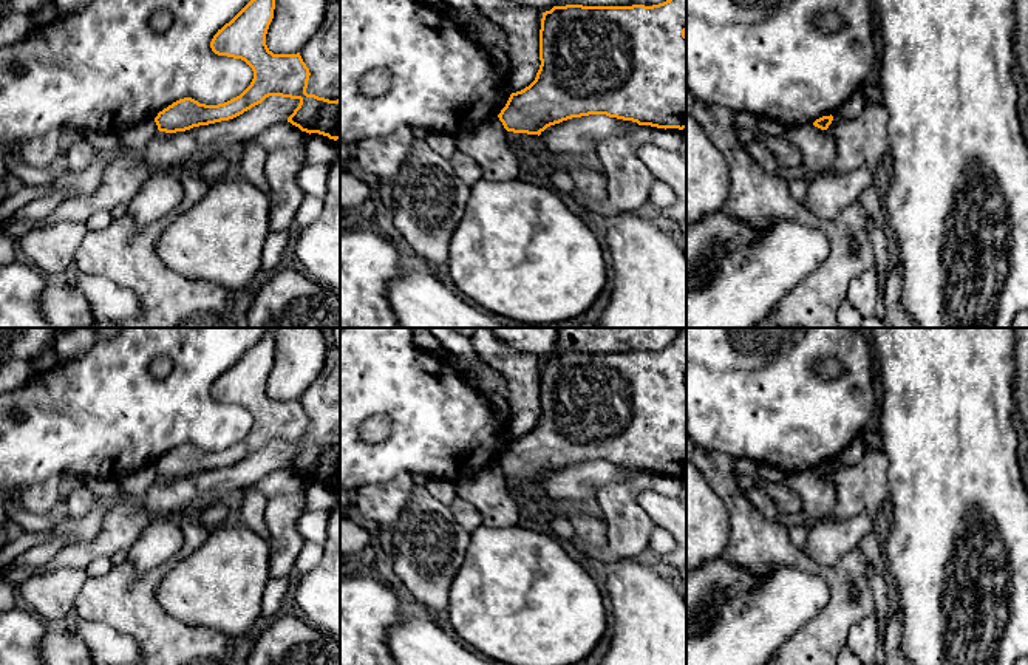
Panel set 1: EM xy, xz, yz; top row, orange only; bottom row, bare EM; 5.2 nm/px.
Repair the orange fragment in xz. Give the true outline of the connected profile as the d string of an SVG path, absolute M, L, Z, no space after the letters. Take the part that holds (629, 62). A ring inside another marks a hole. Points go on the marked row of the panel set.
M686 0L645 6L553 6L543 12L540 70L535 80L512 93L498 114L507 131L541 135L547 127L572 118L606 114L638 125L686 128Z

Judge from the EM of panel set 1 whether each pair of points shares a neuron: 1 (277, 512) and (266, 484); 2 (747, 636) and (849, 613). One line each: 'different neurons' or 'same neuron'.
1: different neurons
2: different neurons

